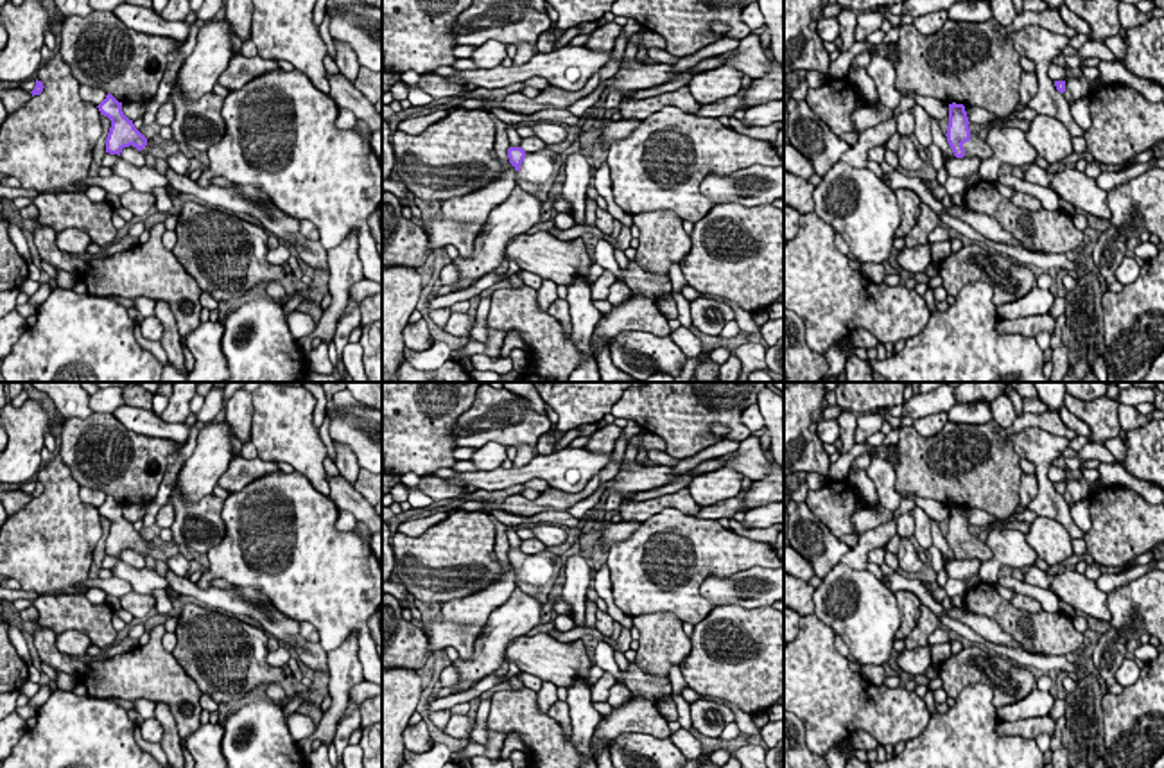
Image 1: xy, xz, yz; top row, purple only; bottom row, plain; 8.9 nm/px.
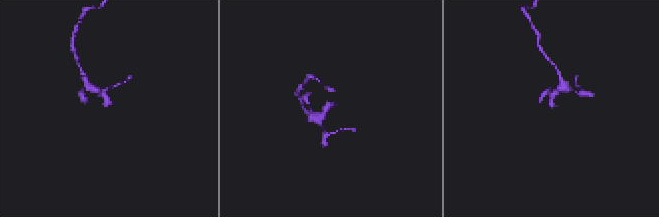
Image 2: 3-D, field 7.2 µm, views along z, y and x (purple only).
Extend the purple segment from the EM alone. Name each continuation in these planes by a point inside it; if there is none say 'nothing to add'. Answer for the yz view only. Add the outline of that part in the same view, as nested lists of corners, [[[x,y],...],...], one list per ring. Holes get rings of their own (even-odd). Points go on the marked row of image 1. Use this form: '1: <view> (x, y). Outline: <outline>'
1: yz (976, 148). Outline: [[[970,133],[970,140],[963,144],[963,158],[979,158],[981,161],[992,158],[992,149],[979,133]]]

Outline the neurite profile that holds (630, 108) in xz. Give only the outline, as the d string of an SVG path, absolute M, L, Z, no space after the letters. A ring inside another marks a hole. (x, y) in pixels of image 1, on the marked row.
M682 86L674 92L665 92L655 97L622 99L621 115L622 118L644 120L665 106L674 106L685 113L696 113L701 108L701 104L692 99L691 90Z

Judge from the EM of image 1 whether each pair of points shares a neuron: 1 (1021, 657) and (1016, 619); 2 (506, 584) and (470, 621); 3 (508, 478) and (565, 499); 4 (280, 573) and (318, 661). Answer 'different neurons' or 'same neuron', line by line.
1: different neurons
2: same neuron
3: different neurons
4: different neurons

